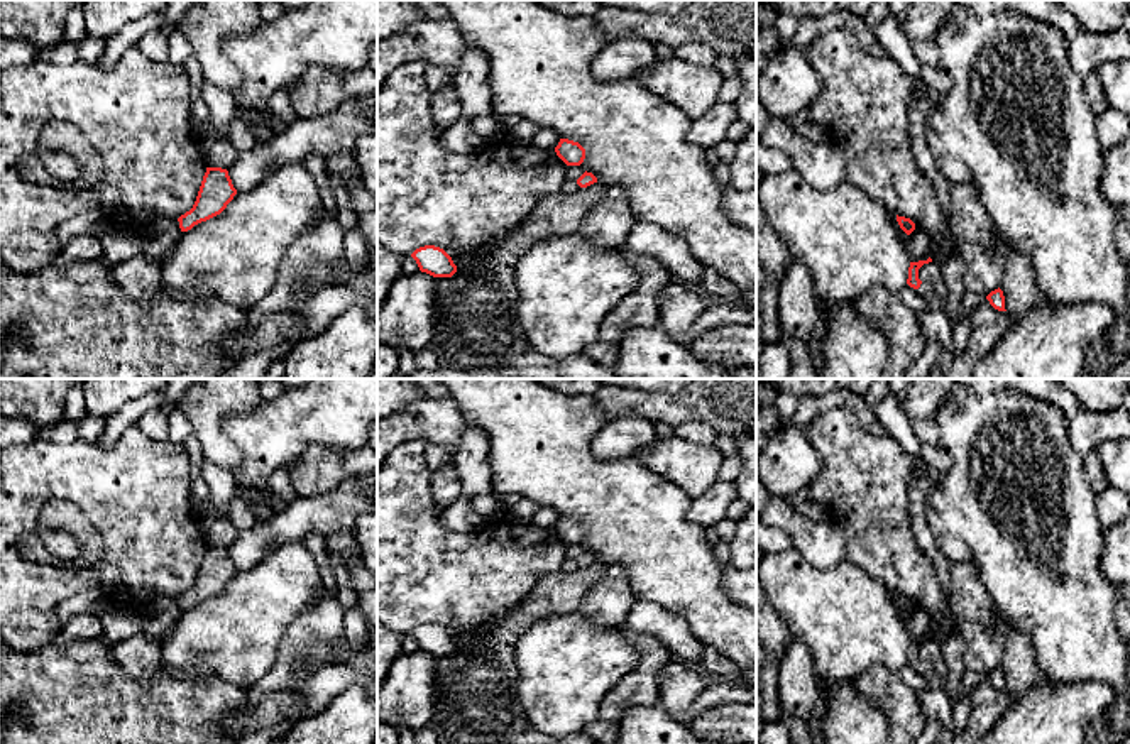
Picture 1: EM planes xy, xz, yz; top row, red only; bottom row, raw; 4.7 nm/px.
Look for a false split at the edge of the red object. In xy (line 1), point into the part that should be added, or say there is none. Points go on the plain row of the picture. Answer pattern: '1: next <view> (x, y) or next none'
1: next none

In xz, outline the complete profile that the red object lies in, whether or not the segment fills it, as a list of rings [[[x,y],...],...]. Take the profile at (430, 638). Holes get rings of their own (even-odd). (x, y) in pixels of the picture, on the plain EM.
[[[420,626],[411,632],[411,636],[416,639],[421,651],[433,656],[452,656],[457,651],[452,636],[440,626]]]

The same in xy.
[[[206,546],[193,587],[178,597],[181,610],[220,594],[235,573],[237,568],[227,548]]]

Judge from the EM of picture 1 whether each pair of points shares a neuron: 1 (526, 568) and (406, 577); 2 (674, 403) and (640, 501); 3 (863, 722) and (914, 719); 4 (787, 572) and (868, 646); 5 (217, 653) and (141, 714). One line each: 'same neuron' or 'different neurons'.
1: same neuron
2: different neurons
3: different neurons
4: same neuron
5: different neurons

